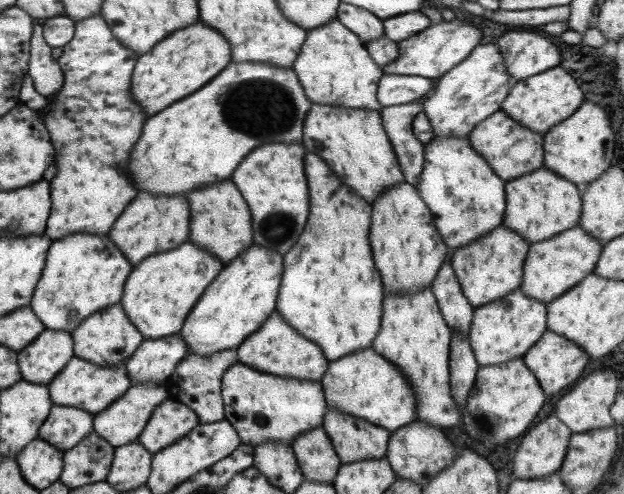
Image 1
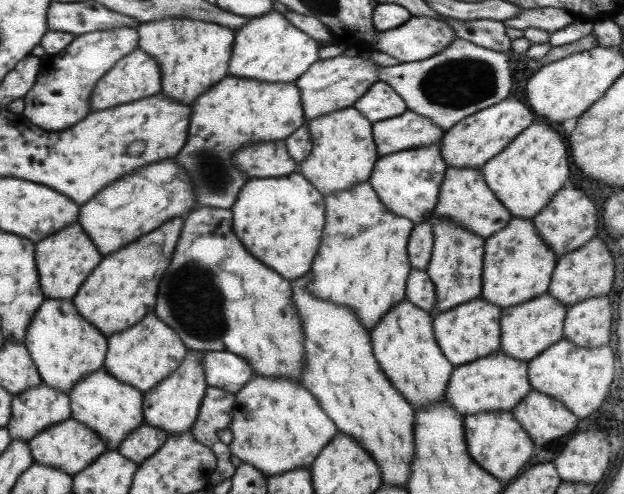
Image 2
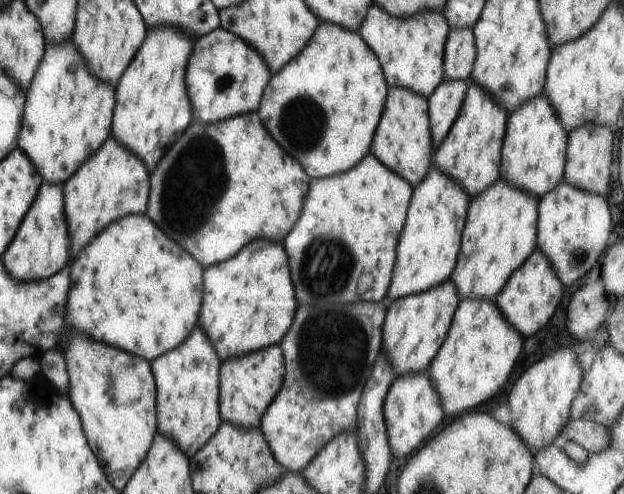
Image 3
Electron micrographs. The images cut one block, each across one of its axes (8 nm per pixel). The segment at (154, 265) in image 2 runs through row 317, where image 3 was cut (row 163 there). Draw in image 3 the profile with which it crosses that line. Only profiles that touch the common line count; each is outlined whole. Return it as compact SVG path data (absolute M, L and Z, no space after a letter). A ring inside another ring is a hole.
M109 138L93 152L67 180L62 184L63 214L67 224L67 236L71 238L69 260L75 260L75 254L97 230L109 226L115 218L123 214L145 214L149 184L143 162L129 152L127 148L119 146L115 138Z

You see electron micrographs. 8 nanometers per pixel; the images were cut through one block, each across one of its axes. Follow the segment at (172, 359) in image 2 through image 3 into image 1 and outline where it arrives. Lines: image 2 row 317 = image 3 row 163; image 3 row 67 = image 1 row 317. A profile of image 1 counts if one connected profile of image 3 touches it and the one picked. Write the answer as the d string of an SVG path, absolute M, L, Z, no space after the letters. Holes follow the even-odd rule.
M188 240L179 248L143 258L129 272L121 294L121 309L143 339L158 339L178 333L189 310L223 267L211 253Z

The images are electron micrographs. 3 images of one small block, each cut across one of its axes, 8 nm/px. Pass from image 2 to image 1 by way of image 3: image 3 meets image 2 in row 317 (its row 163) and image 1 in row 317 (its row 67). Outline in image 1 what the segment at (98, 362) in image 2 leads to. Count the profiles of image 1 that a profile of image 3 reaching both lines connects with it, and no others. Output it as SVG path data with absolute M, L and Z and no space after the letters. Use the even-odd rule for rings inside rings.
M71 234L55 240L45 256L45 266L29 304L43 328L71 334L87 316L120 303L131 264L113 246L113 242L109 242L107 236Z

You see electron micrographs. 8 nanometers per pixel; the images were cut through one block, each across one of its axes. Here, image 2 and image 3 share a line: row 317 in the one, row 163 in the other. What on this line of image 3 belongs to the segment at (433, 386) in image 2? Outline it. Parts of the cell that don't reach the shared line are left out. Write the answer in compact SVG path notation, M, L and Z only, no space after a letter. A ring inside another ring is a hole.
M388 86L386 92L385 104L383 107L383 114L379 117L375 134L373 134L373 142L371 142L371 152L381 160L381 164L391 170L395 168L395 172L411 184L411 188L415 188L417 184L421 184L421 179L427 176L427 172L432 165L431 150L431 134L430 124L428 120L428 98L415 94L406 88L399 88L398 86Z

